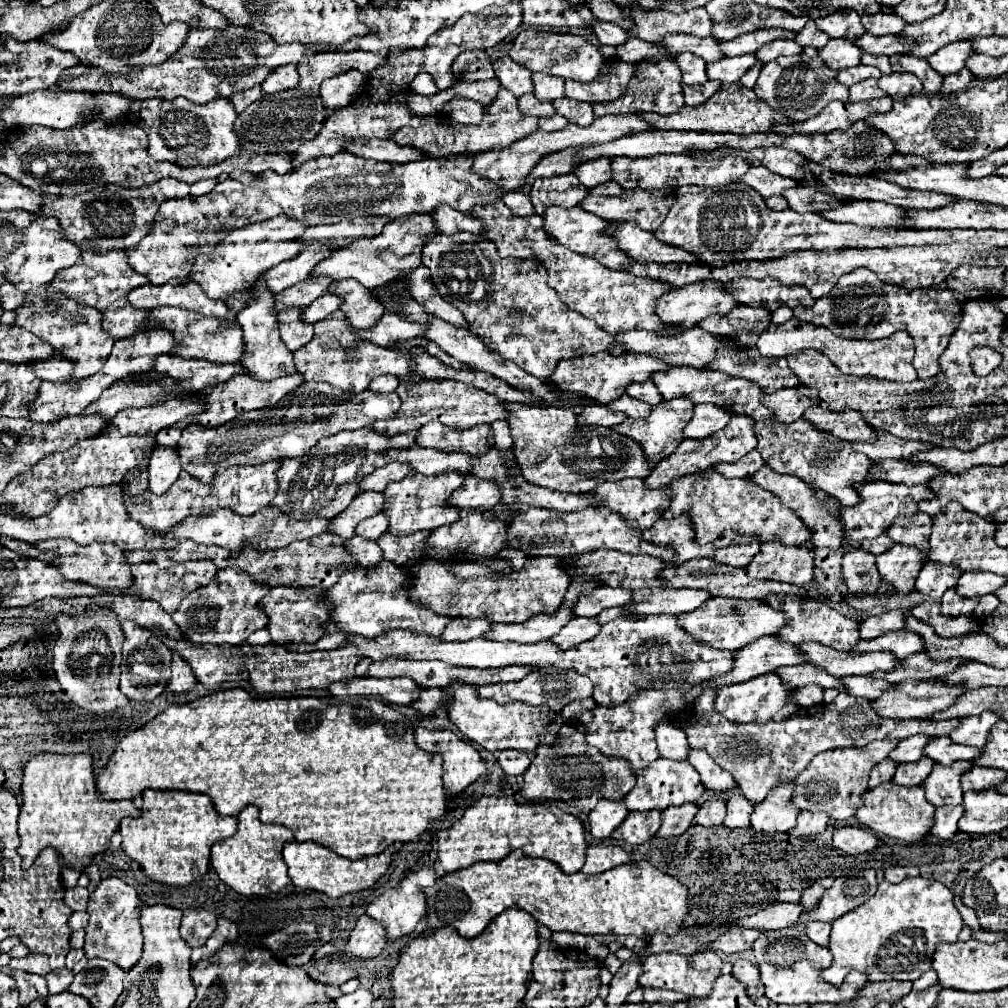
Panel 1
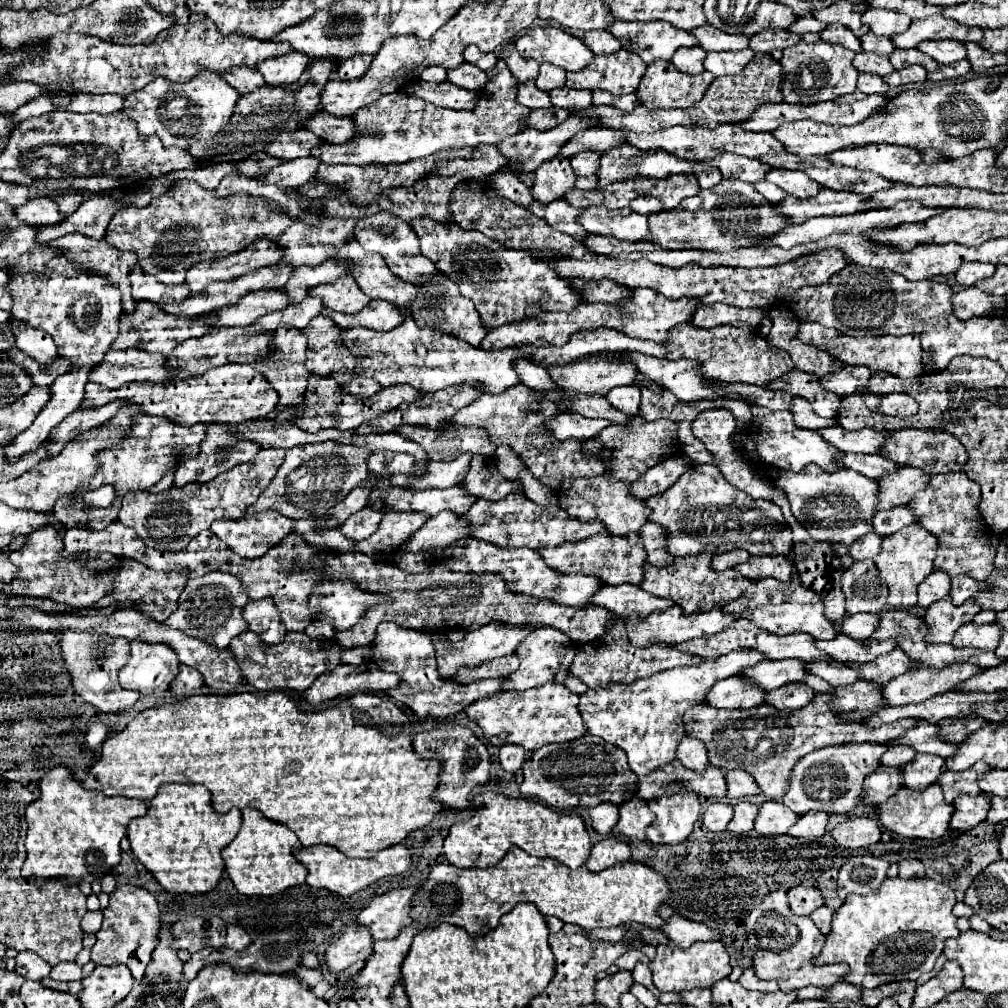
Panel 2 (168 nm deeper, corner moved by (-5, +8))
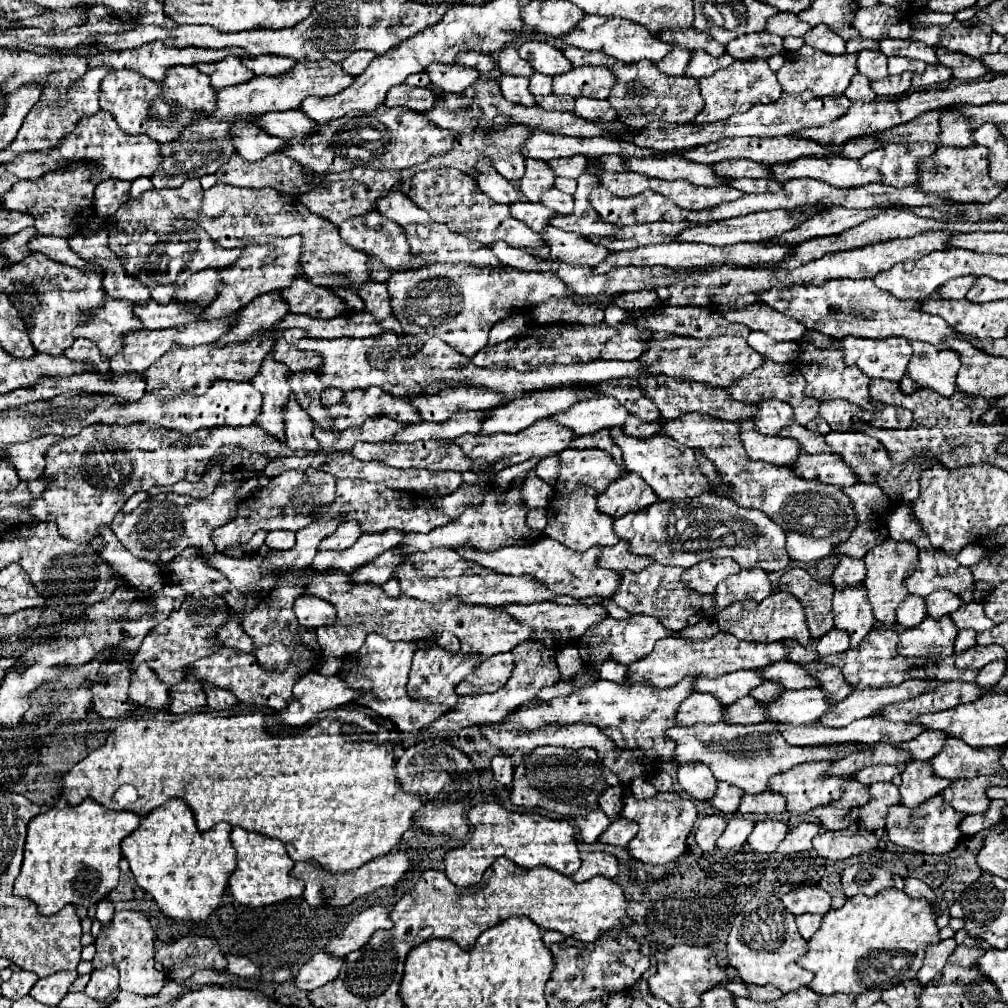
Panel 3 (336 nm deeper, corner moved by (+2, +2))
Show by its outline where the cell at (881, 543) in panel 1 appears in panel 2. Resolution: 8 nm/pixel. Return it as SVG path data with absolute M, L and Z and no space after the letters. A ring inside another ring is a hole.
M868 533L868 535L864 535L864 539L856 539L856 543L852 543L848 547L848 555L856 561L874 559L880 553L880 543L882 543L880 535Z

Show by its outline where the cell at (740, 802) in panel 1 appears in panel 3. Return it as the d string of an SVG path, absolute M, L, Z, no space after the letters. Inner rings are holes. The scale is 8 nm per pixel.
M735 815L727 821L727 829L725 833L717 839L717 847L719 849L733 849L737 845L743 845L747 841L747 837L753 831L753 821L749 817L743 815Z

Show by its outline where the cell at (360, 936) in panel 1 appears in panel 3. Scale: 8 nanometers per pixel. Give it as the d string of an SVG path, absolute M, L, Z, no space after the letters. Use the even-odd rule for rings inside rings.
M321 949L319 953L313 955L311 961L307 961L299 969L295 985L299 989L313 991L313 989L317 989L317 987L333 981L339 975L339 969L341 969L343 963L345 963L345 957L335 957L335 955L327 953L325 949Z

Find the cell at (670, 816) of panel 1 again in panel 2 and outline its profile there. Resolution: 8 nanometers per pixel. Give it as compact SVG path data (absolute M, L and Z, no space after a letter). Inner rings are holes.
M676 793L676 795L662 795L660 799L652 799L648 801L650 811L654 811L656 819L654 823L648 827L646 831L646 841L654 843L654 845L676 845L688 839L688 835L692 833L692 827L696 823L696 819L702 813L700 801L696 793Z

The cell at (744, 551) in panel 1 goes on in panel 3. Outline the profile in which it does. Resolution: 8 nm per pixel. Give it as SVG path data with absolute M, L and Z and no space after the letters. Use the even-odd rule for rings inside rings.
M709 559L693 565L683 573L683 581L701 593L715 593L715 587L719 581L729 577L731 573L737 573L739 563L733 559Z

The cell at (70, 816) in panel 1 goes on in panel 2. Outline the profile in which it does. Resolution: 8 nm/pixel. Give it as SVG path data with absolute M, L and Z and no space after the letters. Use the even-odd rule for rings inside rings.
M54 767L40 781L40 799L26 809L28 857L22 867L22 877L32 877L36 883L60 879L70 883L94 883L120 863L120 841L134 817L148 811L140 799L110 799L100 791L86 791L66 767Z

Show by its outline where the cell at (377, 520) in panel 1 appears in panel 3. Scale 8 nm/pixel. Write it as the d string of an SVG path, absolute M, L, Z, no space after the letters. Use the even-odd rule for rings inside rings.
M349 519L349 521L345 521L345 525L341 525L341 529L337 529L333 535L329 535L325 541L321 541L319 549L329 549L329 551L347 549L361 537L361 533L363 533L361 523Z

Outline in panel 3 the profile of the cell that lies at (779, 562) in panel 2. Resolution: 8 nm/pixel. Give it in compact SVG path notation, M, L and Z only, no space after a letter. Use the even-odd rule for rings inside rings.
M741 569L735 575L729 575L721 585L717 585L717 609L731 605L739 599L755 599L763 601L767 595L773 593L773 585L769 575L763 569Z

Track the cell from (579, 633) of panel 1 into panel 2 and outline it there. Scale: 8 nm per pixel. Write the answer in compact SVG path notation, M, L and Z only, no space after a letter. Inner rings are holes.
M540 627L540 629L534 629L532 635L528 635L528 639L520 641L520 645L516 647L516 655L520 657L522 663L504 681L504 687L502 687L500 693L504 693L504 691L526 691L526 689L532 689L532 687L554 681L558 671L570 669L572 659L576 655L576 649L574 649L574 643L564 633L560 633L560 631L552 629L552 627Z

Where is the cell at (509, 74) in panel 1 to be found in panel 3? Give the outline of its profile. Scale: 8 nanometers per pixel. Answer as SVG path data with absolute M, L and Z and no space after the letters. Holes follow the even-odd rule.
M505 47L505 49L499 53L497 65L499 65L501 73L507 73L507 75L527 77L527 79L533 75L533 67L519 57L519 53L517 53L515 47Z

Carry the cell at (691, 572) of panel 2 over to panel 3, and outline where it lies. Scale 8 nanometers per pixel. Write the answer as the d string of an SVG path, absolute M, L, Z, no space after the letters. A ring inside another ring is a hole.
M657 563L649 565L647 569L639 573L635 571L621 573L623 575L621 589L613 593L613 601L619 607L627 609L629 613L653 615L663 623L663 627L673 629L673 631L681 631L703 619L711 619L715 615L715 595L703 595L703 593L695 593L693 589L689 589L685 581L681 579L683 573L685 569L681 567L669 567L669 565L657 565Z

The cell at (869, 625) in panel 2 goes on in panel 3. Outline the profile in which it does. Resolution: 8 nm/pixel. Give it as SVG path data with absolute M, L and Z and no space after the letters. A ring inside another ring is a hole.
M831 629L829 633L825 633L825 635L817 641L817 653L819 653L821 657L827 657L827 655L835 655L835 653L847 651L849 645L851 645L849 633L845 633L843 629Z

